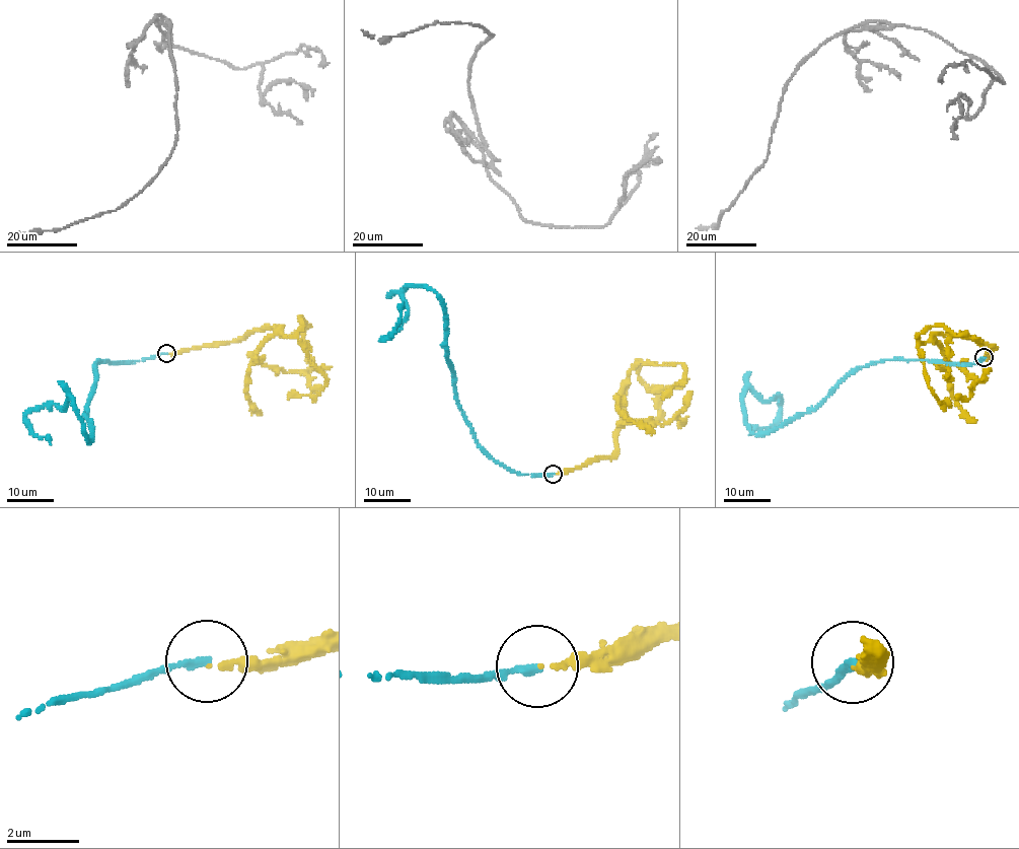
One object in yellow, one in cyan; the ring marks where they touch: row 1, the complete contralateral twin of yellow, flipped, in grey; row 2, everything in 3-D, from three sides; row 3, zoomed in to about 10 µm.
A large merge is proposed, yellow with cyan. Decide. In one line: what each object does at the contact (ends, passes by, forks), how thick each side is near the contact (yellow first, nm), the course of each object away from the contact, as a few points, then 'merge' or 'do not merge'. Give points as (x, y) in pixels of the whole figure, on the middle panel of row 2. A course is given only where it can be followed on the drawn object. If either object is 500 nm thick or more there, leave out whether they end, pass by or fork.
yellow ends | cyan ends | 130/220 nm | yellow via (554, 474), (609, 458), (625, 384), (617, 406), (630, 420), (668, 423), (686, 406), (690, 391) | cyan via (554, 474), (517, 474), (476, 440), (433, 290), (403, 291), (407, 319), (381, 341), (403, 302) | do not merge

